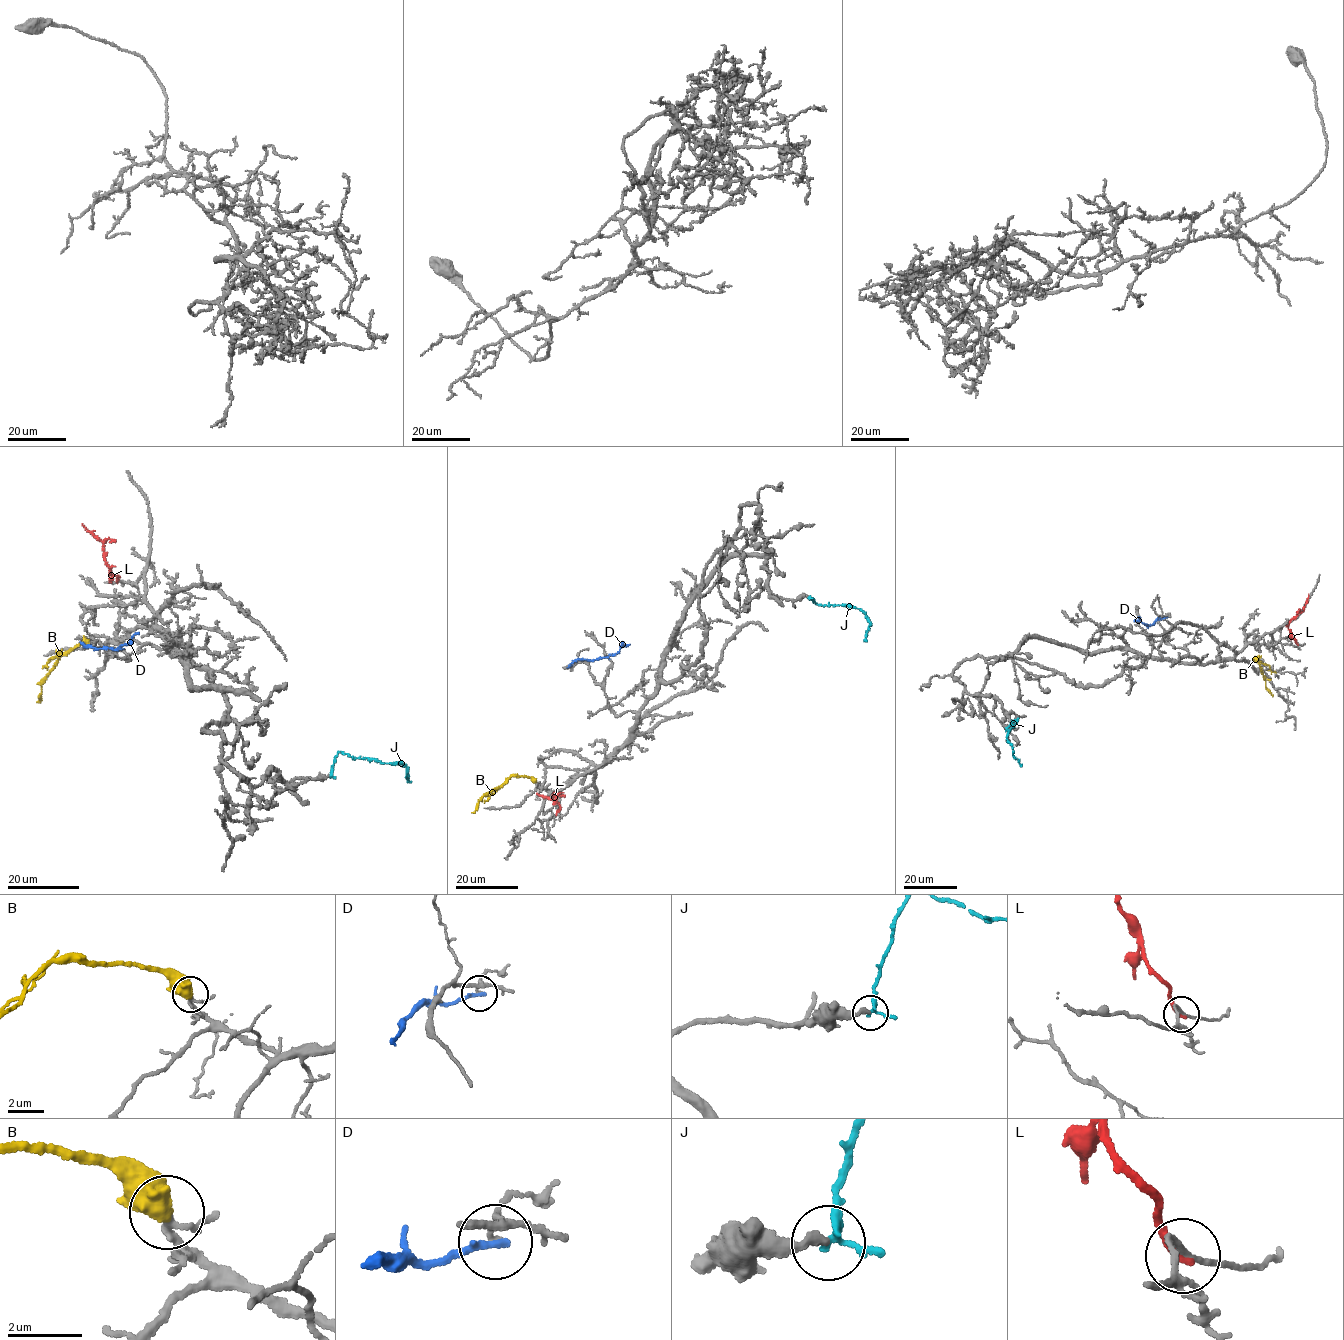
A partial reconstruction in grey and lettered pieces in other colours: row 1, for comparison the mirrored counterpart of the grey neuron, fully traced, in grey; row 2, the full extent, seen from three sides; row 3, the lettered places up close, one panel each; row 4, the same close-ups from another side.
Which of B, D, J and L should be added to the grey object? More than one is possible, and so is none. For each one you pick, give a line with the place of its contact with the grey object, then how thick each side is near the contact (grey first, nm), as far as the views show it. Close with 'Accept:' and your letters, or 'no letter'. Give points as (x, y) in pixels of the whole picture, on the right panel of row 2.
B: (1257, 660) | 190/600 nm
Accept: B

